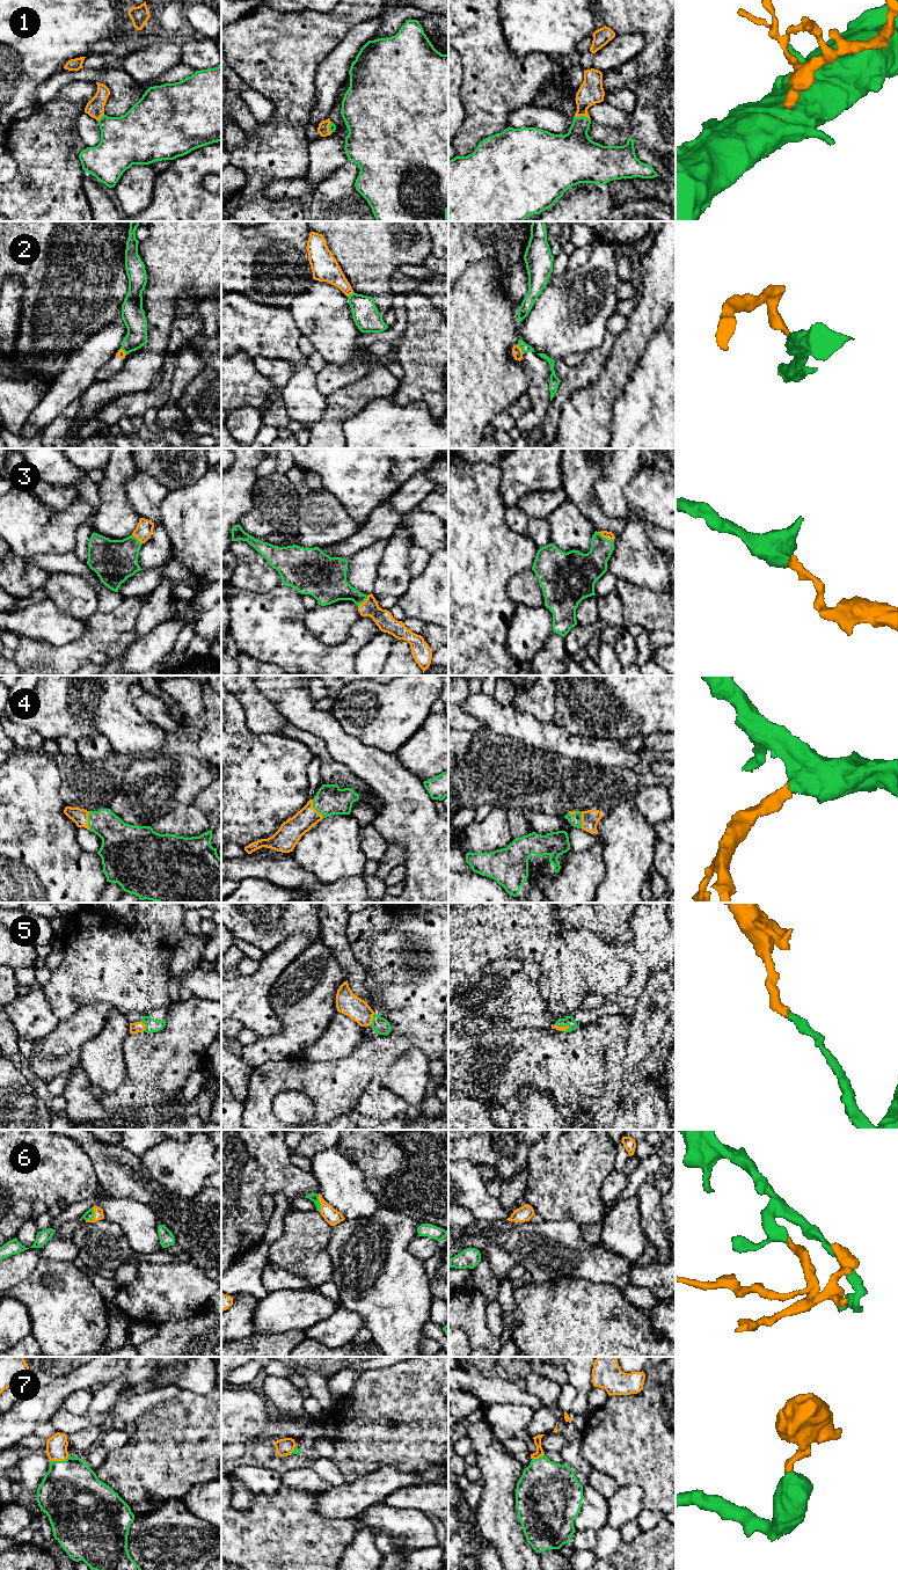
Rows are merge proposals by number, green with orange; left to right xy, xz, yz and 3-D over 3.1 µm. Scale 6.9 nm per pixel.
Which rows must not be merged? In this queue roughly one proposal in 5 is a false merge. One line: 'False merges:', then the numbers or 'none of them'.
False merges: 2

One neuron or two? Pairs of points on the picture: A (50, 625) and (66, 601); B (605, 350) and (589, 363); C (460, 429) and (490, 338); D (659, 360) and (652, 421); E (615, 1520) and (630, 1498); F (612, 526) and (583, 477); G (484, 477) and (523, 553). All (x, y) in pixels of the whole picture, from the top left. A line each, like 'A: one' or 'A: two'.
A: two
B: one
C: one
D: one
E: one
F: one
G: one

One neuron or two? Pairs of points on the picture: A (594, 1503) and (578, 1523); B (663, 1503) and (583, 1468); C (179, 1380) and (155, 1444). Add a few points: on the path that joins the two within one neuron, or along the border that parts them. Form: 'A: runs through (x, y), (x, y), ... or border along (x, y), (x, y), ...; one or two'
A: runs through (593, 1508), (583, 1518); one
B: border along (581, 1443), (581, 1455), (592, 1468); two
C: border along (181, 1388), (188, 1388), (198, 1394), (207, 1394); two

